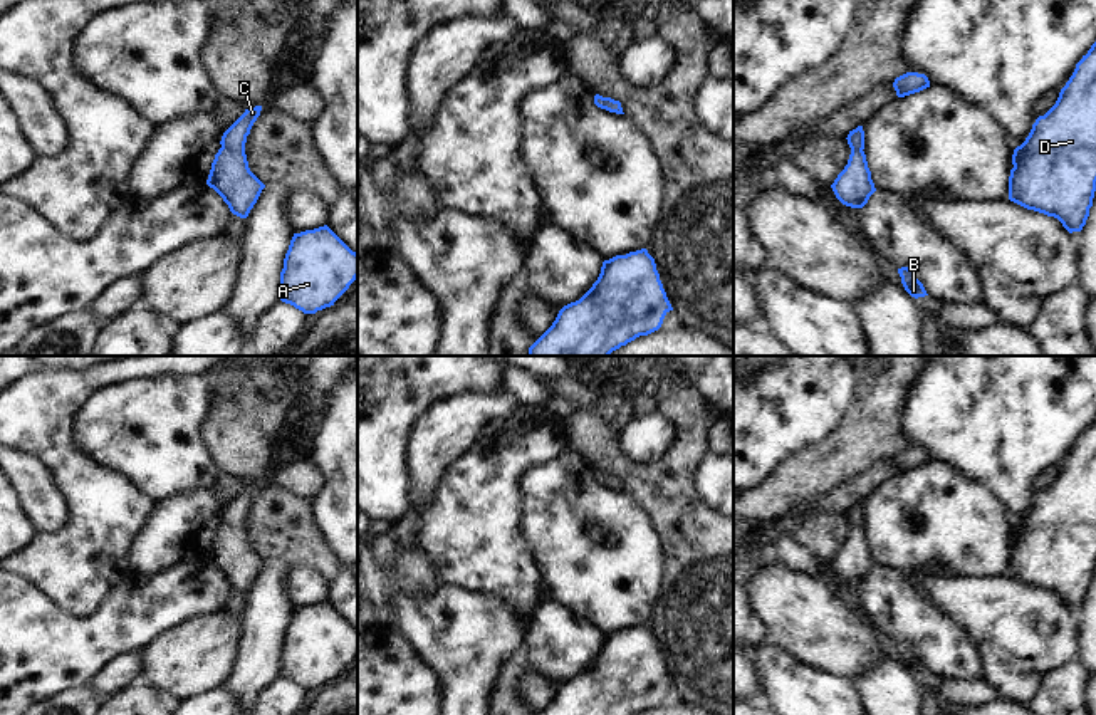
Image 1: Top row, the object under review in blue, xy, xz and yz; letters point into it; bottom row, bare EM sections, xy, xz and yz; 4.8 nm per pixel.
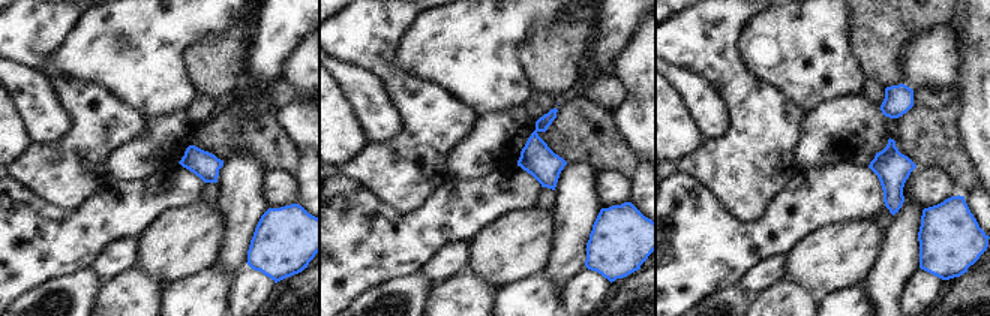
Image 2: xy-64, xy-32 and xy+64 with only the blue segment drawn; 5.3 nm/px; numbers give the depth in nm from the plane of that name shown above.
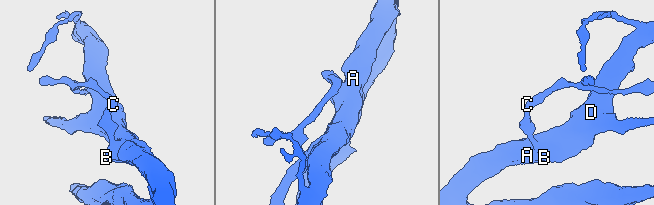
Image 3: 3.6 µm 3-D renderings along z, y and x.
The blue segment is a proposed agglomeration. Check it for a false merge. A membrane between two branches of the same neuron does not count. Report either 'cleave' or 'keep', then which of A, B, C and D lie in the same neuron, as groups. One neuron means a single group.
keep; A B C D

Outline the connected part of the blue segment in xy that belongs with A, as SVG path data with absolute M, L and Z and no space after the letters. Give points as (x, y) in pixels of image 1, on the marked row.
M327 225L294 233L280 272L280 300L304 314L334 302L358 279L358 253Z

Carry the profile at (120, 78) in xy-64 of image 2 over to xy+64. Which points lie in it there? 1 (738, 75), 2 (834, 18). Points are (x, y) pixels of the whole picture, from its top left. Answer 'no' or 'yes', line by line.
1: no
2: yes

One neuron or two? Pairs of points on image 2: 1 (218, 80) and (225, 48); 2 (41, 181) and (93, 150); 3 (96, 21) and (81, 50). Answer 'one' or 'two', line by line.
1: one
2: one
3: one

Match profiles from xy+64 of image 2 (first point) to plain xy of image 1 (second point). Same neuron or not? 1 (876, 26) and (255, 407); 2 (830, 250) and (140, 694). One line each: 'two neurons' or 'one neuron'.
1: one neuron
2: two neurons

